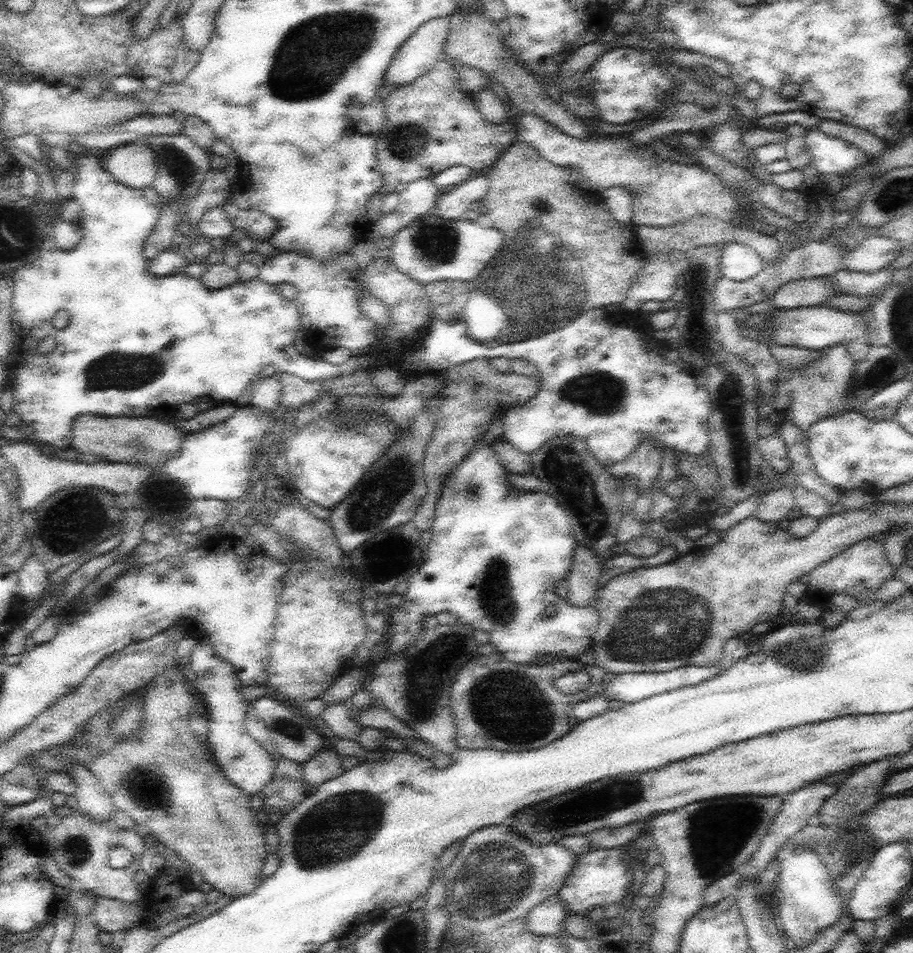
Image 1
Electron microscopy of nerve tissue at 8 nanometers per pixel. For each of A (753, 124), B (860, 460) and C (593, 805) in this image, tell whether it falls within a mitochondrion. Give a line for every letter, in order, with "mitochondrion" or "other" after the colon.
A: other
B: other
C: mitochondrion

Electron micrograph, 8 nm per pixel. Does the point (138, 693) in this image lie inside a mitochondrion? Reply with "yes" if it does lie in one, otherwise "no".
no

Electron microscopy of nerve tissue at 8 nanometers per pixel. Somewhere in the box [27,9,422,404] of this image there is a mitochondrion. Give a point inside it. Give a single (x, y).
(305, 78)

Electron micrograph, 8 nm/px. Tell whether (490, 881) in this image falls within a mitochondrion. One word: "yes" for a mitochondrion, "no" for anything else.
yes

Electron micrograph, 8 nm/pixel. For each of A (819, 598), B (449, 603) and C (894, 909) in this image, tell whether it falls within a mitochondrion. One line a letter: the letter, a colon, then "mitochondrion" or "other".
A: other
B: other
C: other

